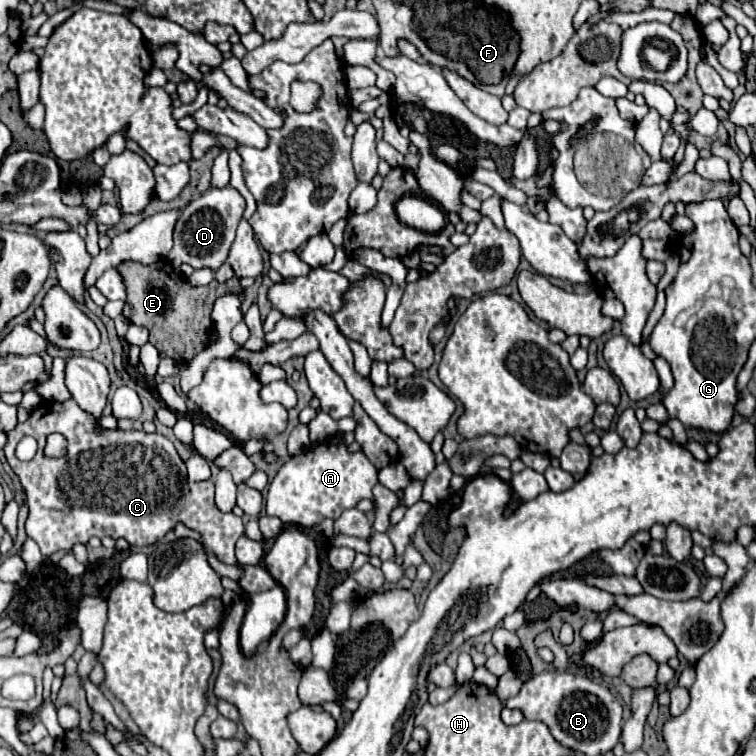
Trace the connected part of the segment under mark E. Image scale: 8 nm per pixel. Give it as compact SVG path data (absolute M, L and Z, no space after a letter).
M123 262L119 266L119 272L127 286L127 306L125 316L137 324L145 326L149 330L149 342L159 350L161 358L173 358L175 362L189 362L193 360L205 346L209 346L209 334L213 328L211 312L213 304L219 296L225 294L239 294L243 300L243 288L239 284L239 278L233 276L229 282L217 282L213 280L207 286L191 286L183 276L173 278L173 270L169 262L157 262L155 266L145 266L139 262Z

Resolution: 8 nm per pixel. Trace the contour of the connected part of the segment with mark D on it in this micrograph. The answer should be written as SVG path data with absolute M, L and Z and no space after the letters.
M231 186L211 188L205 194L197 196L183 208L175 224L175 246L171 248L169 258L177 258L179 264L191 264L193 268L211 266L213 270L217 270L227 260L227 252L235 240L237 222L241 222L243 218L243 210L245 198Z

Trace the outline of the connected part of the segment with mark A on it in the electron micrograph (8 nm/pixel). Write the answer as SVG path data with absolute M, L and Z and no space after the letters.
M315 444L305 450L303 456L293 456L281 466L269 484L265 510L269 516L281 518L285 524L311 528L325 518L339 518L343 510L355 508L361 498L371 500L375 484L377 470L365 454L349 454L347 448L339 444Z

